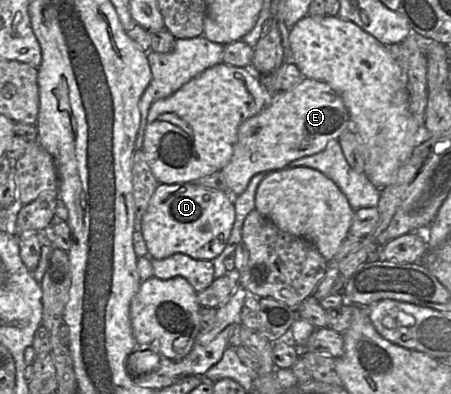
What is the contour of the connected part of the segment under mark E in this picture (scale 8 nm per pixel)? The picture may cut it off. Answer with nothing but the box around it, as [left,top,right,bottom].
[221,78,350,197]

